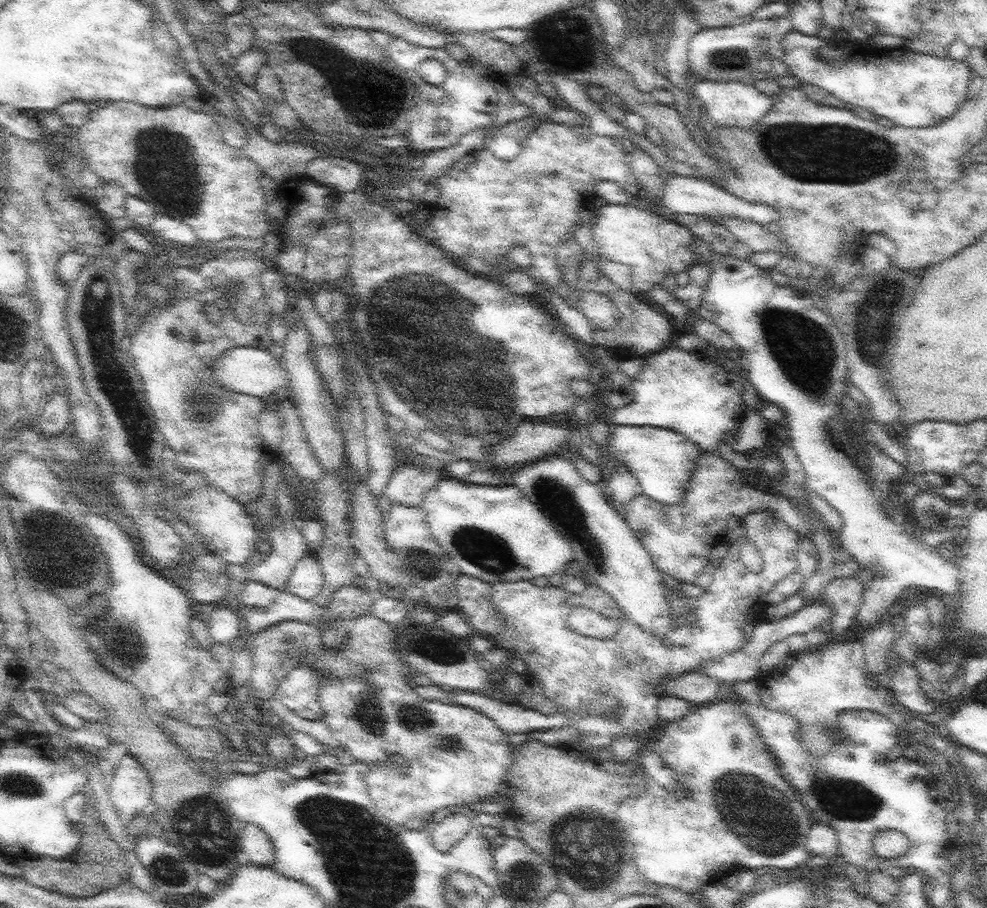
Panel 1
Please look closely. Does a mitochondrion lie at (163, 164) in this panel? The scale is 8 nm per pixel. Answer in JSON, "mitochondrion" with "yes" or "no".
{"mitochondrion":"yes"}

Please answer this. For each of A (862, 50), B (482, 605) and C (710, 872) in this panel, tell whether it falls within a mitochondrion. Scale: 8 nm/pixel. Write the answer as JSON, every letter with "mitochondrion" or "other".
{"A":"other","B":"other","C":"other"}

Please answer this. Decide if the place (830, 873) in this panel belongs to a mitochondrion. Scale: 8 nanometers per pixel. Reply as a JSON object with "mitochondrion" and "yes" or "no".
{"mitochondrion":"no"}

